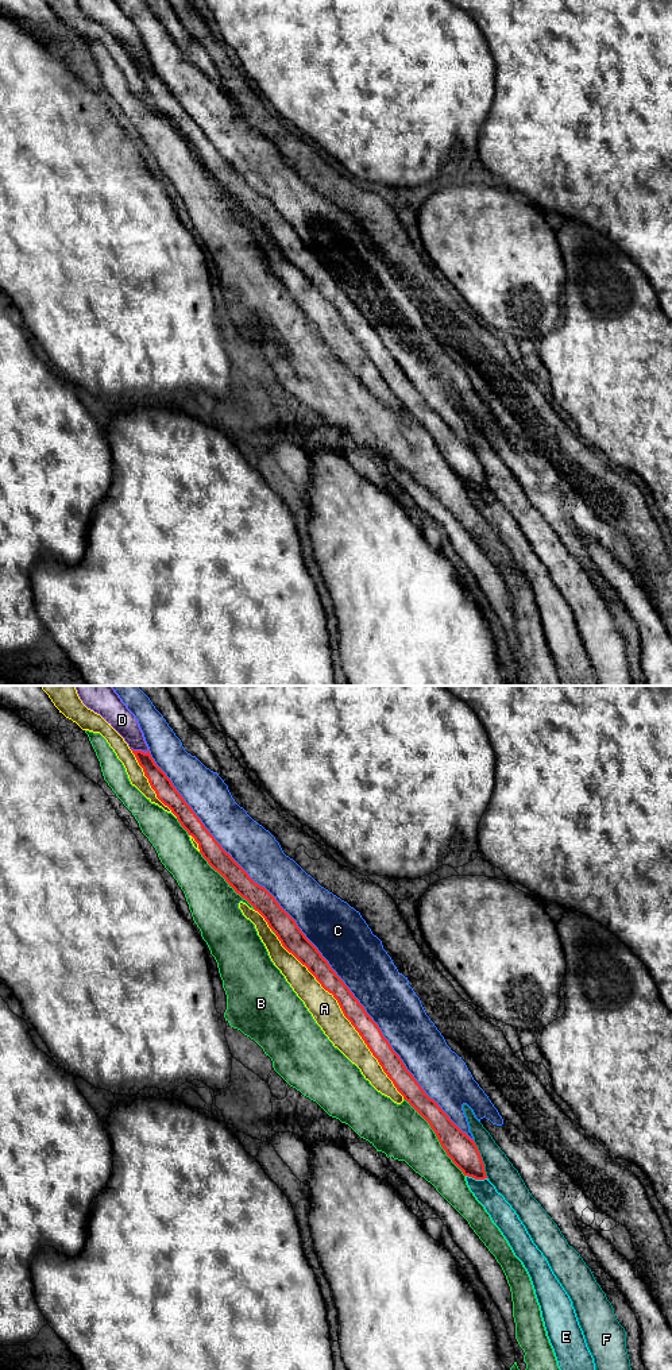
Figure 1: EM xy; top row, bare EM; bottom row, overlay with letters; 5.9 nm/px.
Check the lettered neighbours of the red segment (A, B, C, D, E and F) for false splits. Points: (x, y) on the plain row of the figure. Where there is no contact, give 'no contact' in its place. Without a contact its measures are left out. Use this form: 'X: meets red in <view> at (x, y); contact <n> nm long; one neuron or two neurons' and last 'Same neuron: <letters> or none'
A: meets red in xy at (344, 324); contact 1250 nm long; two neurons
B: meets red in xy at (436, 444); contact 600 nm long; two neurons
C: meets red in xy at (312, 253); contact 3000 nm long; two neurons
D: meets red in xy at (139, 60); contact 120 nm long; two neurons
E: meets red in xy at (477, 487); contact 130 nm long; two neurons
F: meets red in xy at (481, 467); contact 240 nm long; two neurons
Same neuron: none

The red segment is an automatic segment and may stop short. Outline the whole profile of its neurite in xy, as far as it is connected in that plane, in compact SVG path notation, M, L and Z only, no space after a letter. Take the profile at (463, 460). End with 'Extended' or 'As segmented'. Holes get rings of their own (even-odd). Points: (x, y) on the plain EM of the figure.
M134 59L144 85L157 107L177 126L181 135L198 153L200 162L225 190L258 220L275 242L282 255L291 262L316 286L321 296L333 304L344 325L359 341L383 381L393 390L403 408L429 432L441 456L464 485L475 489L487 487L478 455L463 441L430 408L399 364L383 346L378 333L366 321L344 290L331 277L317 256L305 246L296 229L279 215L275 207L255 192L248 182L215 148L192 116L175 99L171 89L155 73L150 63Z. As segmented

